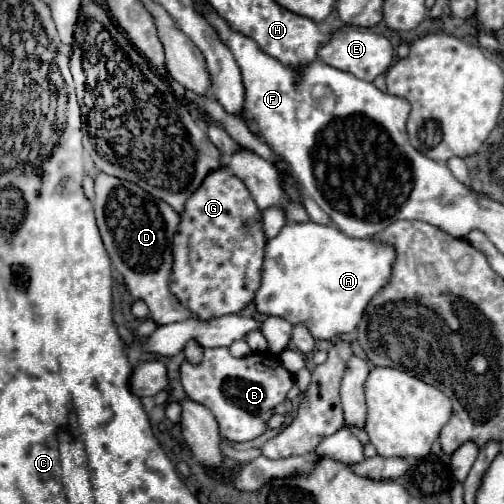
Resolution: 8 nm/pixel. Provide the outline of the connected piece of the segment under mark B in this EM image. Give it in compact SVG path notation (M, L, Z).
M228 347L204 349L204 359L198 365L184 361L180 373L186 397L212 411L220 425L220 435L228 441L250 441L262 435L272 409L286 399L286 393L294 385L292 373L284 369L278 355L270 351L236 359Z

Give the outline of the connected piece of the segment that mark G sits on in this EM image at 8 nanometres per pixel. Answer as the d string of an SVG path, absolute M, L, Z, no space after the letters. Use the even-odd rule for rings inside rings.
M218 167L206 175L202 185L190 195L184 211L180 213L180 223L172 239L174 263L170 275L170 291L176 295L182 307L194 313L194 319L198 321L240 313L254 301L254 295L262 283L264 247L266 235L262 229L262 211L254 203L244 181L230 173L228 167Z

